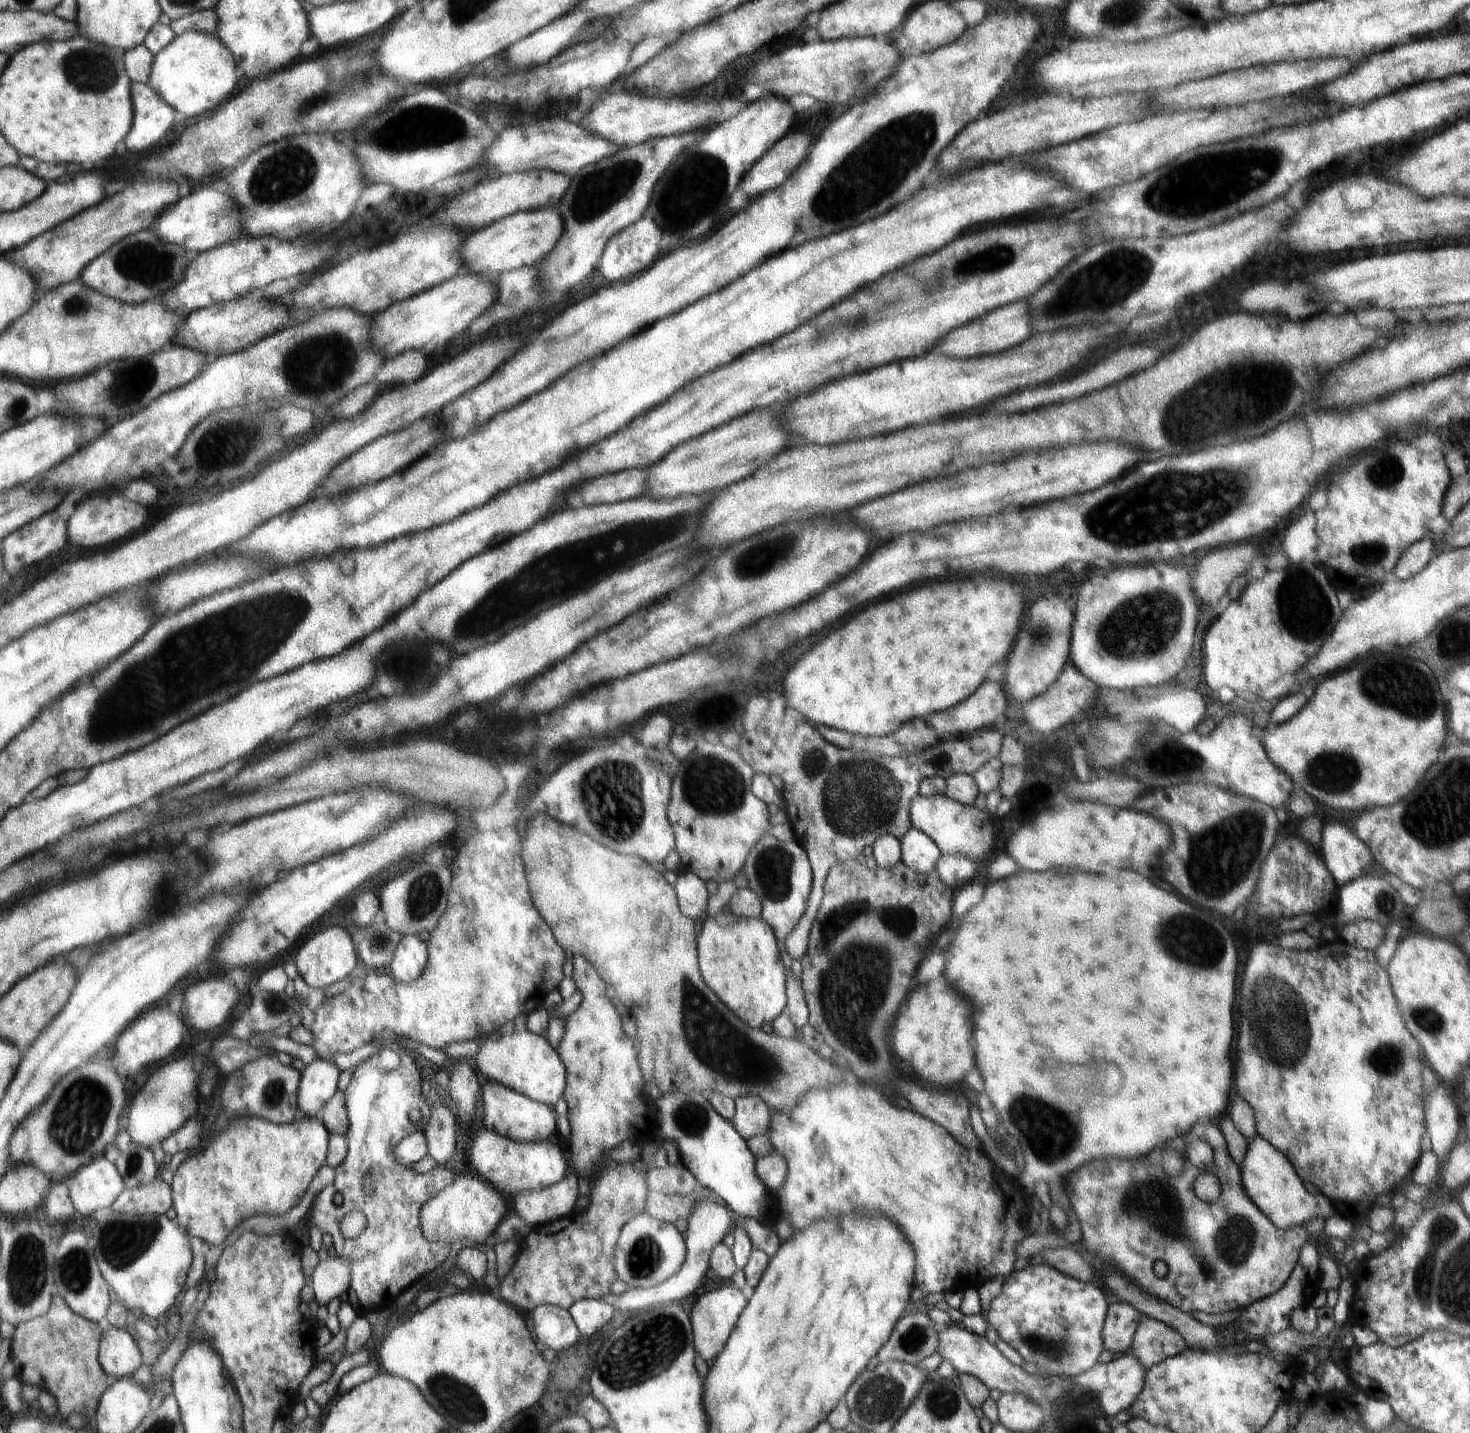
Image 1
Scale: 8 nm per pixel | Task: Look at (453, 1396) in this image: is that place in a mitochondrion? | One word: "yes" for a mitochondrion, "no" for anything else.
yes

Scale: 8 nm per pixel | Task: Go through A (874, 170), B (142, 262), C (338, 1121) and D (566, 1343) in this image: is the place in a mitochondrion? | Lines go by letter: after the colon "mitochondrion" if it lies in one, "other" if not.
A: mitochondrion
B: mitochondrion
C: other
D: other

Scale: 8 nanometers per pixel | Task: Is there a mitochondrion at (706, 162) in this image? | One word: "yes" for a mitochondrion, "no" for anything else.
yes

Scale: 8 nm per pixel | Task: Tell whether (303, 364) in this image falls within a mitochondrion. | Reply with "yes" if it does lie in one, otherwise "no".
yes

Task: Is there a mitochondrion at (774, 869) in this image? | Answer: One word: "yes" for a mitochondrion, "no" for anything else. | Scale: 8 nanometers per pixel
yes

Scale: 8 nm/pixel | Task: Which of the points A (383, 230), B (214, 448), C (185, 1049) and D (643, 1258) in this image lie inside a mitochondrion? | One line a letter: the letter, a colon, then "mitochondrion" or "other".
A: other
B: mitochondrion
C: other
D: mitochondrion

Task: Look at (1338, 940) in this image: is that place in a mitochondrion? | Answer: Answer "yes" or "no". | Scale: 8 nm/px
no

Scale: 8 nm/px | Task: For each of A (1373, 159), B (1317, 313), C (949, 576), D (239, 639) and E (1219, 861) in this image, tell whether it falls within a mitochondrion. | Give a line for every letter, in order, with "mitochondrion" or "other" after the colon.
A: other
B: other
C: other
D: mitochondrion
E: mitochondrion

